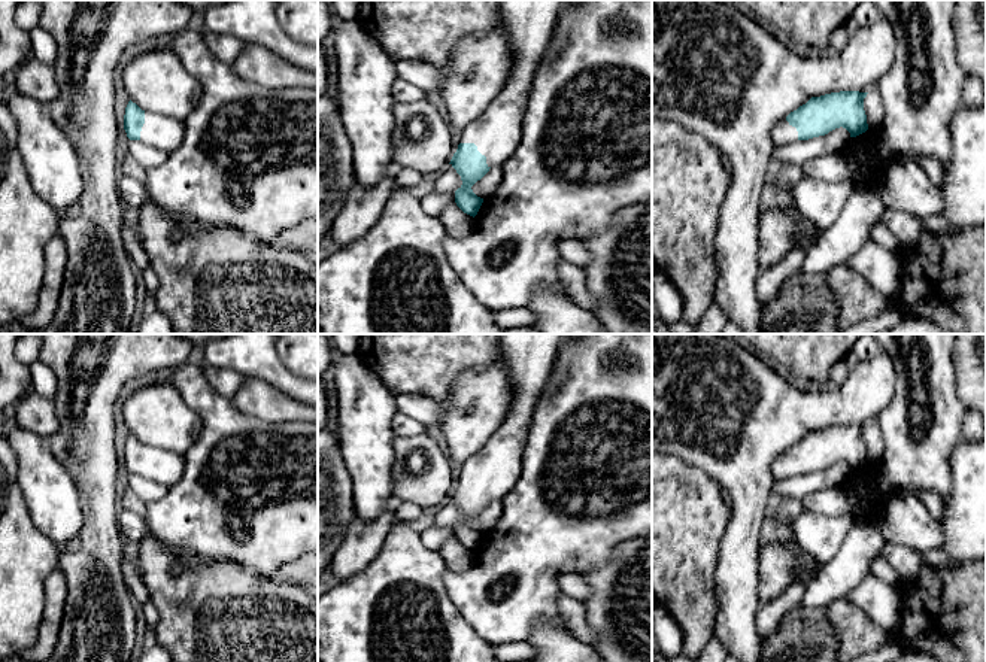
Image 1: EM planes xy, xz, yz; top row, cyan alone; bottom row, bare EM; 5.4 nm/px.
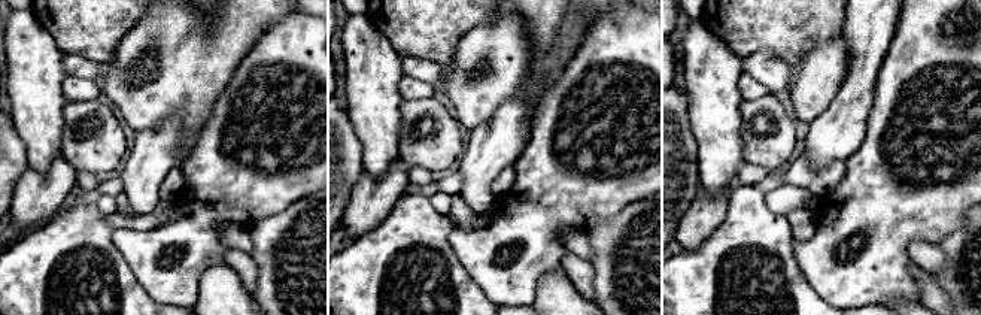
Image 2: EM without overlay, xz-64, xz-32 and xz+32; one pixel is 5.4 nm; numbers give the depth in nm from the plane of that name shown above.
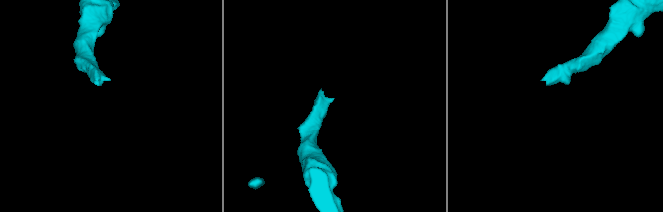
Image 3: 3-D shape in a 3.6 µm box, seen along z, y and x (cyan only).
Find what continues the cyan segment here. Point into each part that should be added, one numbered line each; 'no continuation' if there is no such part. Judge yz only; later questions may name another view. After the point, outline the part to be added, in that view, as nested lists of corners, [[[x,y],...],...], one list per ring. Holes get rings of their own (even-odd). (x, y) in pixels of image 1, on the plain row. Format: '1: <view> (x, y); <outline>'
1: yz (782, 468); [[[785,452],[773,462],[771,473],[776,480],[786,480],[798,476],[798,465]]]

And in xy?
1: xy (164, 467); [[[145,446],[145,458],[140,465],[140,476],[145,479],[170,488],[180,480],[183,468],[185,461],[182,453]]]

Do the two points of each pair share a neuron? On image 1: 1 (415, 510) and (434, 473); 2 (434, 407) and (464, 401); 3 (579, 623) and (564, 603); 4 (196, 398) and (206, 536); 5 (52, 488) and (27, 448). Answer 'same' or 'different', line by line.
1: different
2: different
3: same
4: same
5: same

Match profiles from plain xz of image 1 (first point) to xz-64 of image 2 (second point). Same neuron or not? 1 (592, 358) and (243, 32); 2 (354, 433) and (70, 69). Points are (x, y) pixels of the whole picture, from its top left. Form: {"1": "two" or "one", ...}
{"1": "two", "2": "two"}

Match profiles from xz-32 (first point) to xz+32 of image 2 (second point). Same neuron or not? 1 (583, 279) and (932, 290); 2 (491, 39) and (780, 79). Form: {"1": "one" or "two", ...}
{"1": "one", "2": "two"}

